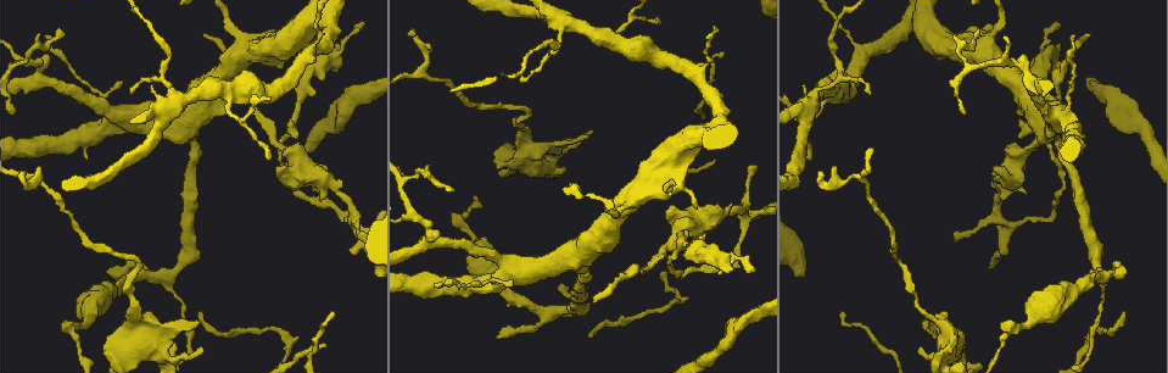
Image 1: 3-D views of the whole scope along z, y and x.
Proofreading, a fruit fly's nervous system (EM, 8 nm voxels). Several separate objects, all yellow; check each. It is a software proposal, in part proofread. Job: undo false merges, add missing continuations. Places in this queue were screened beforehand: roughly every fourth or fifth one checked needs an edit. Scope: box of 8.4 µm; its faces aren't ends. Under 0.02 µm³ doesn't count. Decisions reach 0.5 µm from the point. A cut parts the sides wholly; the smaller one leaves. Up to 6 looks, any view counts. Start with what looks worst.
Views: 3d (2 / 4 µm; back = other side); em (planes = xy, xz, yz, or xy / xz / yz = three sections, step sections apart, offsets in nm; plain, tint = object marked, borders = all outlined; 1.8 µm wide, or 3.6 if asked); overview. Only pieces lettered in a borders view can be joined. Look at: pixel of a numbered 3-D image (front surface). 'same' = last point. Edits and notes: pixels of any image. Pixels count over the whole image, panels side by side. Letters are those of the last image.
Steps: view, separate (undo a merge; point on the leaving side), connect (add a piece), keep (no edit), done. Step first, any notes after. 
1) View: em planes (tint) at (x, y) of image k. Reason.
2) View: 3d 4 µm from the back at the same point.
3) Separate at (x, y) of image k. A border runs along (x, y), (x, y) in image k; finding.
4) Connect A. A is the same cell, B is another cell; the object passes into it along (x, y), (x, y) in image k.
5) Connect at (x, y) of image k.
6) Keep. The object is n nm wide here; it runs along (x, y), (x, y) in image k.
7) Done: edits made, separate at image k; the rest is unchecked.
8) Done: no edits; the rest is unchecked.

View: em xz step 4 (borders) at (318, 178) of image 1. Branch point.

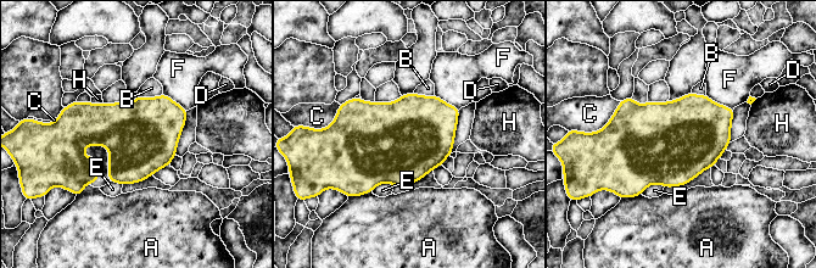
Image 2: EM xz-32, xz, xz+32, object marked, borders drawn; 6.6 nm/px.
Keep. The object is 480 nm wide here; A, B, C, D, E, F and H are other cells; a border runs along (664, 186), (650, 184), (641, 194) in image 2; continuous, no second cell.

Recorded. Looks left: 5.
View: 3d 4 µm at (253, 51) of image 1. Thin arm on a thick one.

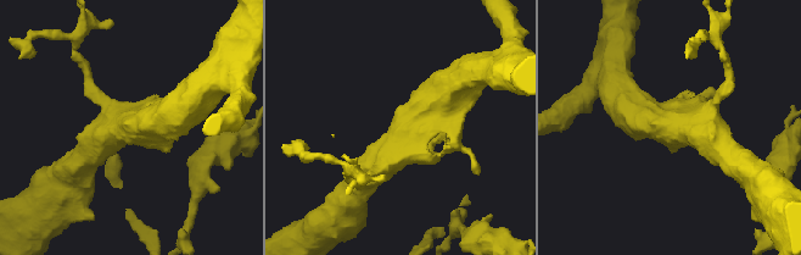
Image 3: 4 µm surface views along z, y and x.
View: em xz step 8 (tint) at (397, 141) of image 3.

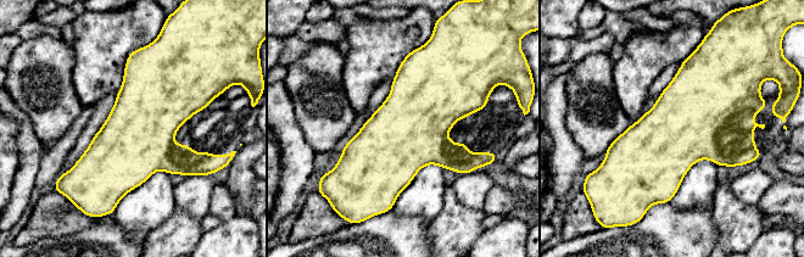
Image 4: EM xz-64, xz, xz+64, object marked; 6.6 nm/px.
View: em planes (borders) at the same point.

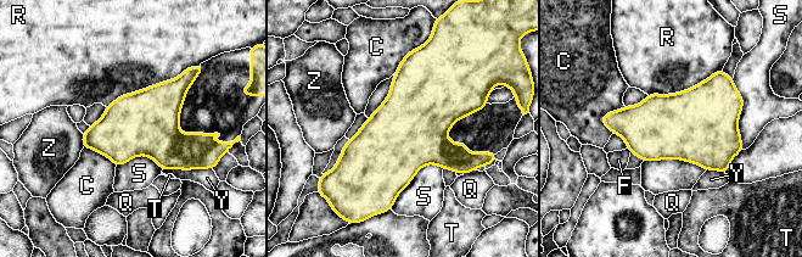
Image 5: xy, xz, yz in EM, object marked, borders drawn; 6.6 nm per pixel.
Keep. The object is 440 nm wide here; the longest contact is with R, 600 nm; C, F, Q, R, S, T, Y and Z are other cells; all the same cell.

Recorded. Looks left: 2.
View: em planes (plain) at (1124, 275) of image 1. Thin end.

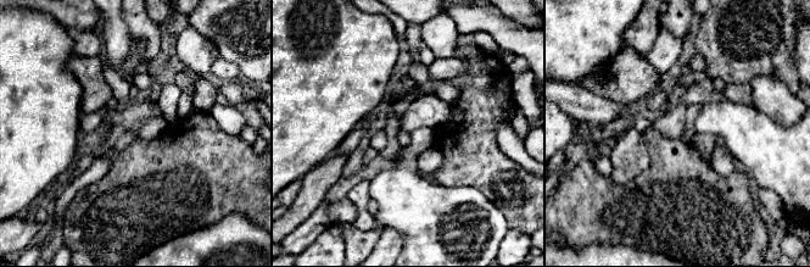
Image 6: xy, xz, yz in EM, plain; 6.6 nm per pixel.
View: em planes (borders) at the same point.

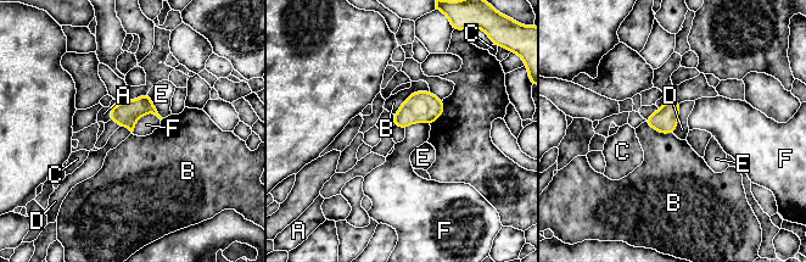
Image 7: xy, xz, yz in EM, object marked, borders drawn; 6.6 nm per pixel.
Connect at (104, 113) of image 7. A is the same cell, B, C, D, E and F are other cells; the object passes into it along (128, 112), (110, 113), (104, 113) in image 7; the cell continues.

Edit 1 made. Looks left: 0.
Done: edits made, connect at image 7; the rest is unchecked.

